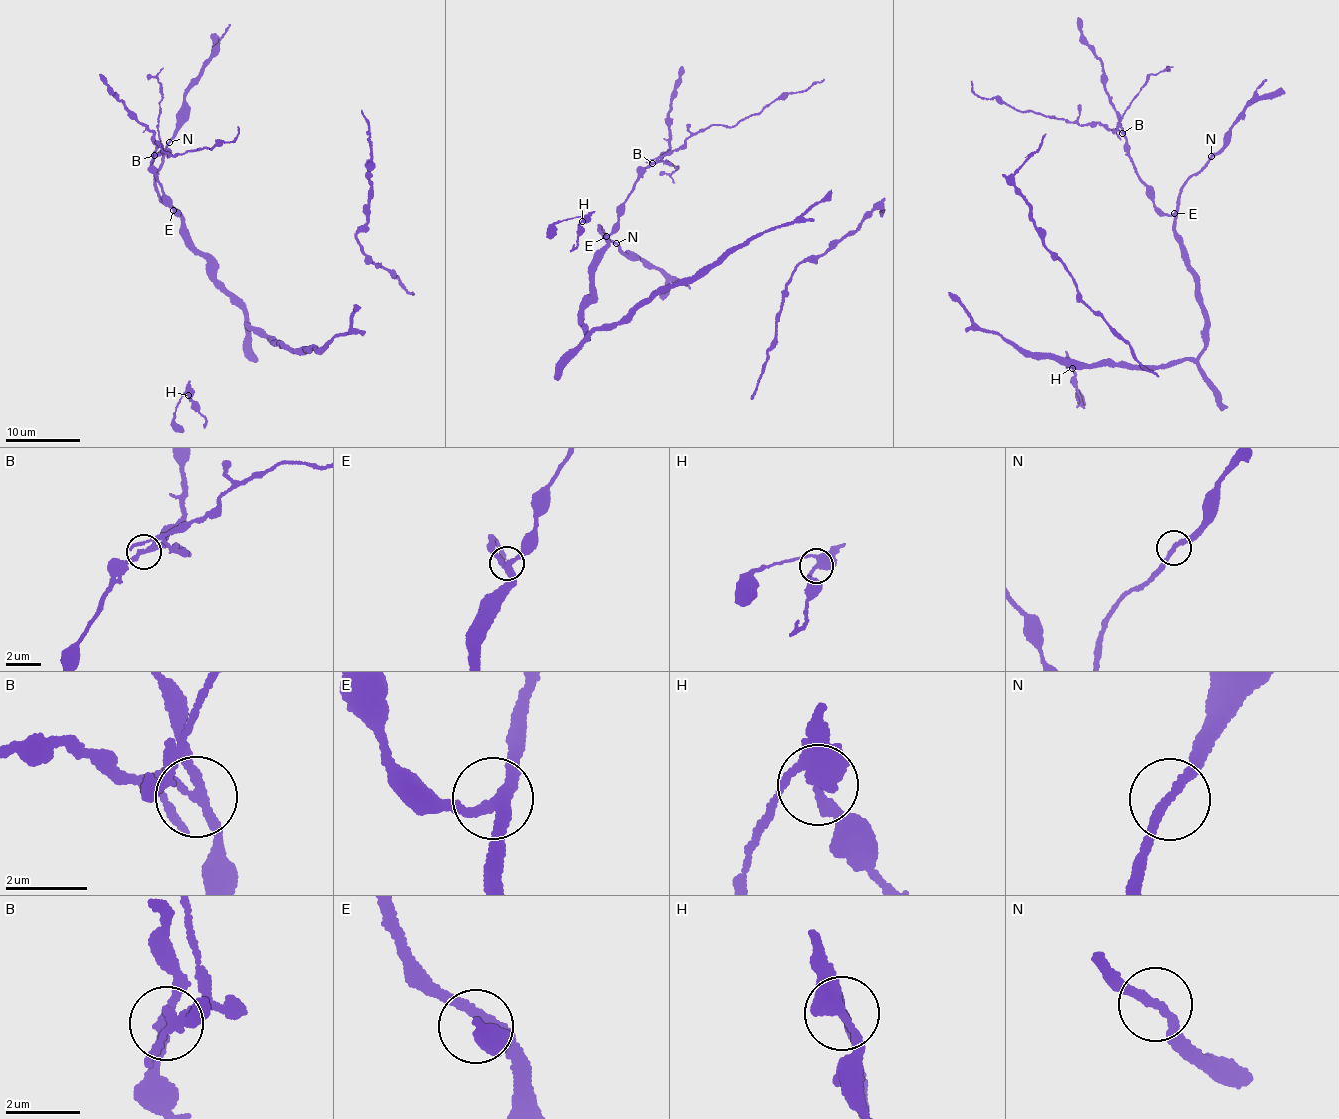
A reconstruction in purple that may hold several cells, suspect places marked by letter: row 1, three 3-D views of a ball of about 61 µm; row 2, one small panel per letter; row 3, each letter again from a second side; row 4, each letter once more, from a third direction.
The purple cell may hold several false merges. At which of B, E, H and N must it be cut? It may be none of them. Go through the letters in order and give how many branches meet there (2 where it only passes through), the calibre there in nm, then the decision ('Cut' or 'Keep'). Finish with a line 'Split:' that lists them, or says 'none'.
B: Branches: 3. Thickness 200 nm. Cut
E: Branches: 3. Thickness 280 nm. Keep
H: Branches: 3. Thickness 320 nm. Keep
N: Branches: 2. Thickness 200 nm. Keep
Split: B

